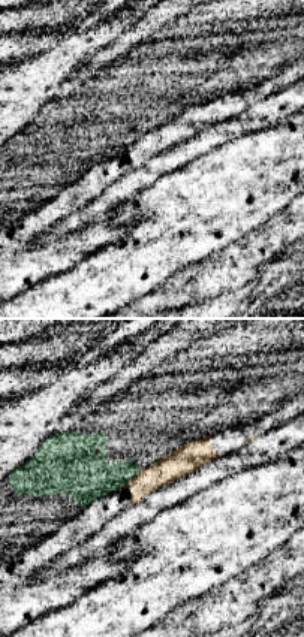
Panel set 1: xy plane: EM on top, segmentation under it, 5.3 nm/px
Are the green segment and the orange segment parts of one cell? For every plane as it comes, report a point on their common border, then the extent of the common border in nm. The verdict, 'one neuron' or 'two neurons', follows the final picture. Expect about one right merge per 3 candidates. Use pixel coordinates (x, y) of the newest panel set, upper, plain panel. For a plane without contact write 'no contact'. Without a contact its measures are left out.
meets green at (129, 144); contact 130 nm long

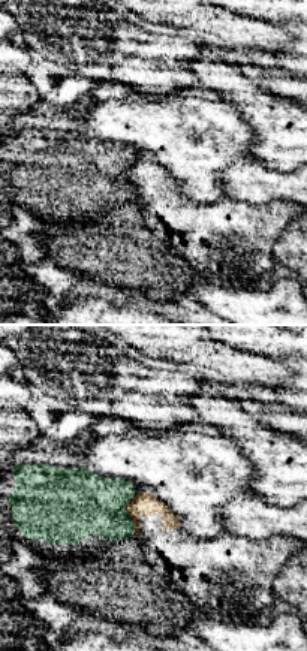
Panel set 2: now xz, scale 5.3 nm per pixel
meets green at (129, 181); contact 180 nm long

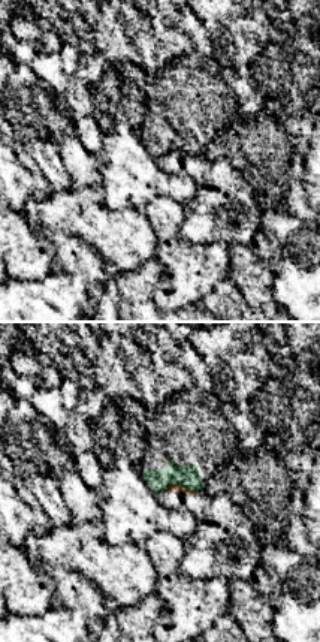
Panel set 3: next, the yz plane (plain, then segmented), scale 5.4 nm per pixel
meets green at (184, 150); contact 170 nm long

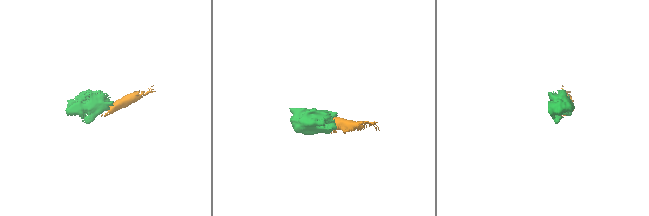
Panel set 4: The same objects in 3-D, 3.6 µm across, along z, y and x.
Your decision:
two neurons

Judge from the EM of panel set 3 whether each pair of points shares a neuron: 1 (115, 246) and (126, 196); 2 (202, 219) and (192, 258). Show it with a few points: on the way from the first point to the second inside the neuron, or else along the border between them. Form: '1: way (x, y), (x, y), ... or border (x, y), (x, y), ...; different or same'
1: border (100, 199), (111, 210), (138, 208), (142, 211); different
2: border (183, 211), (180, 234), (186, 240), (228, 246); different

